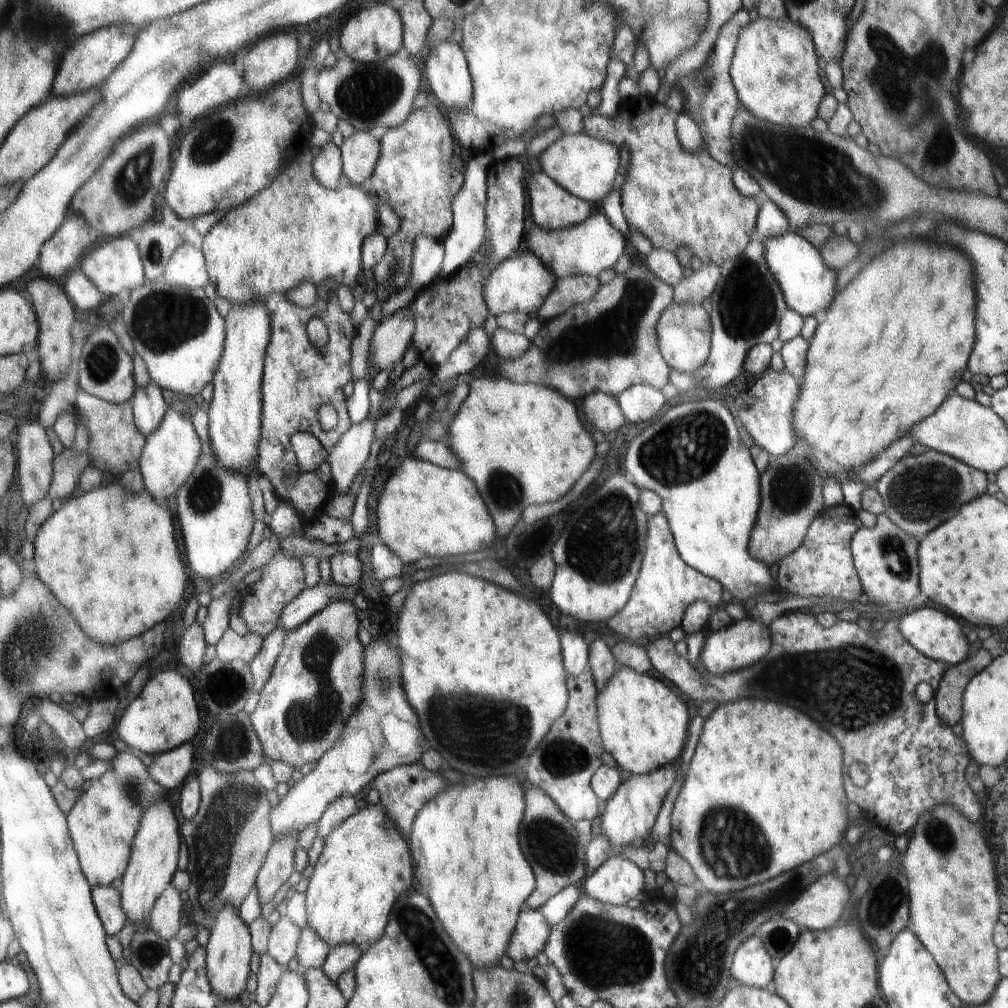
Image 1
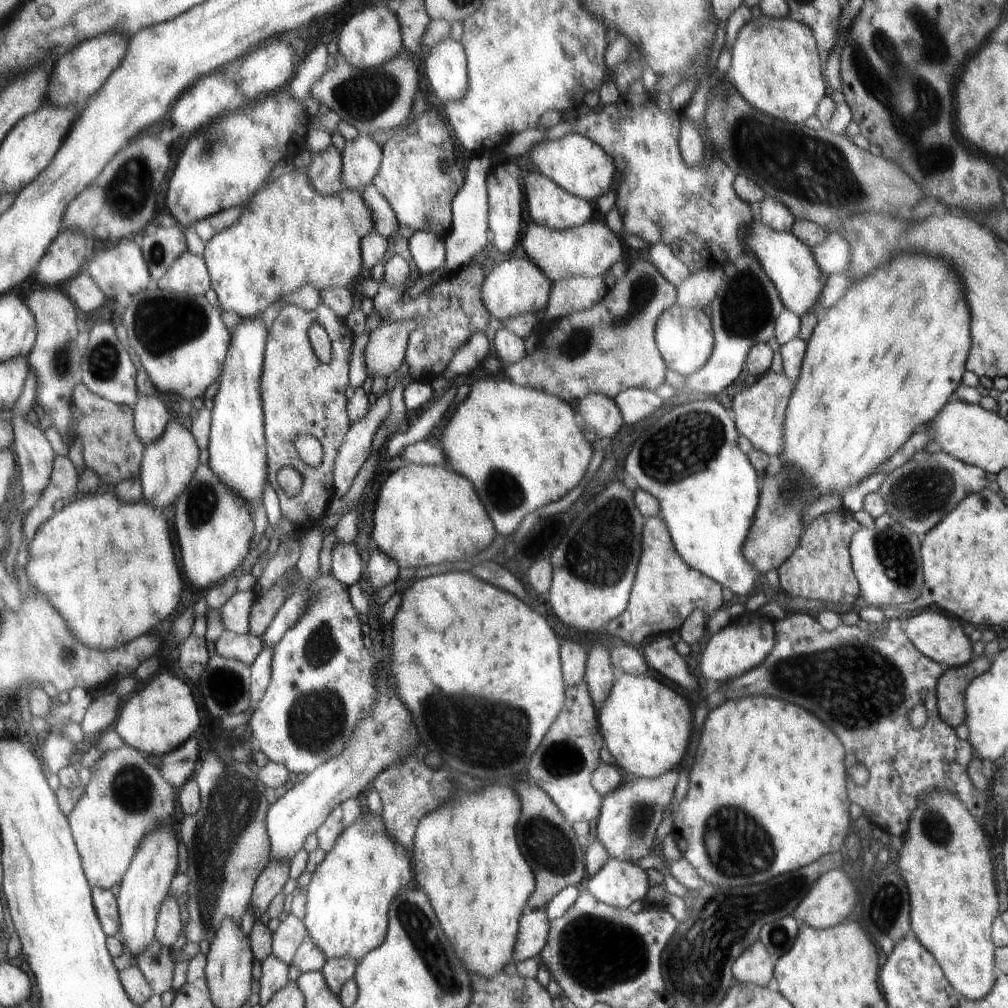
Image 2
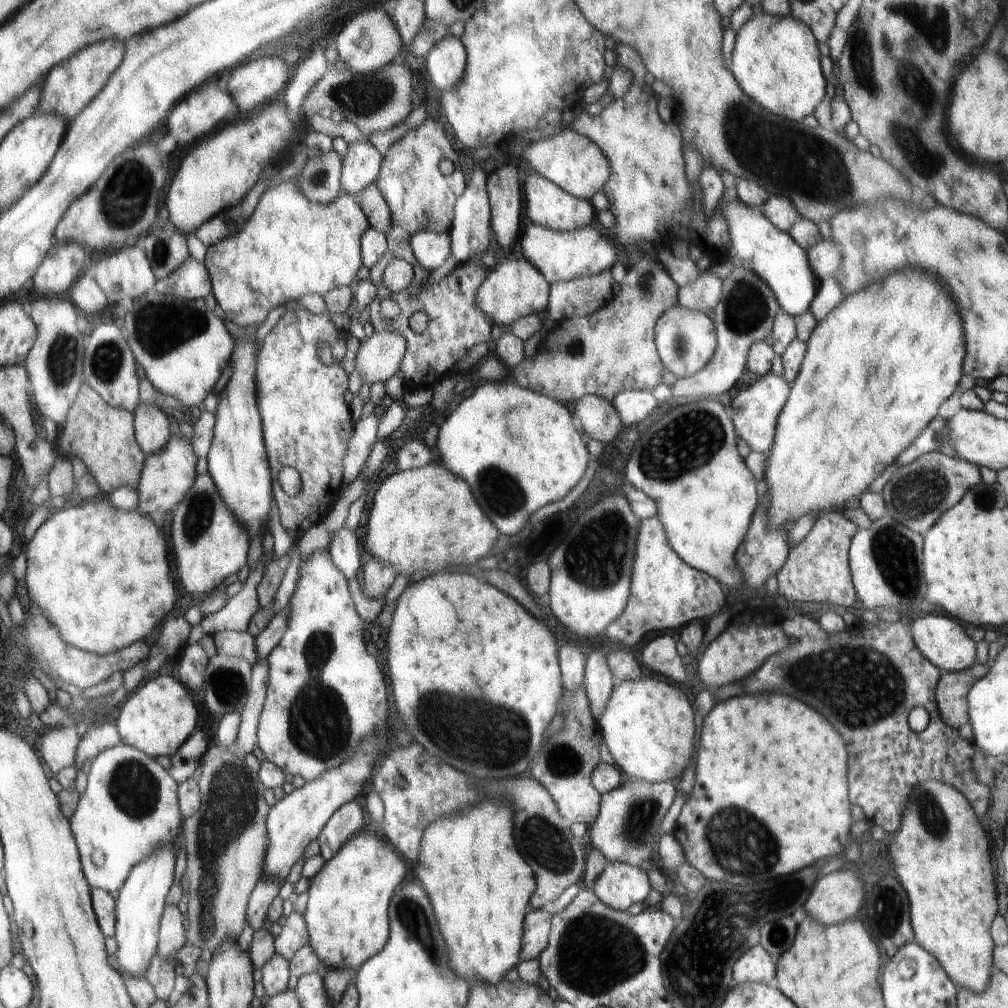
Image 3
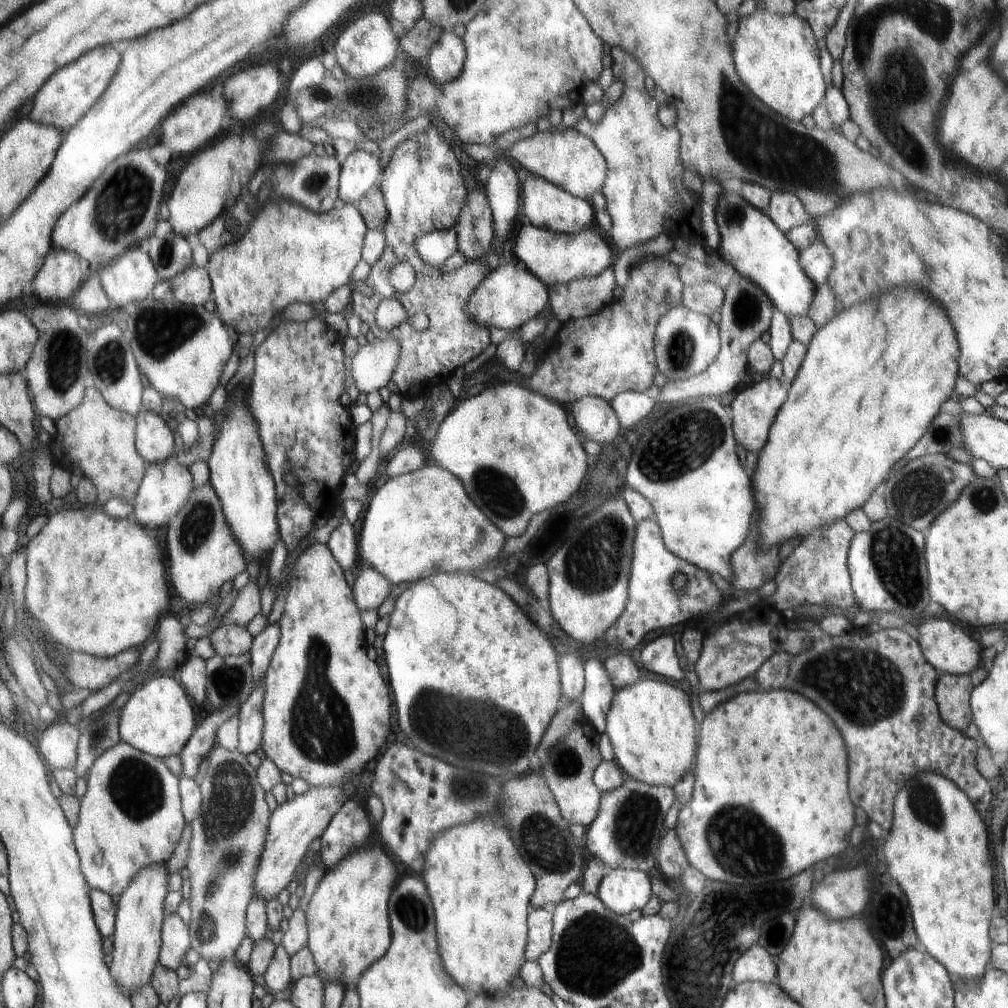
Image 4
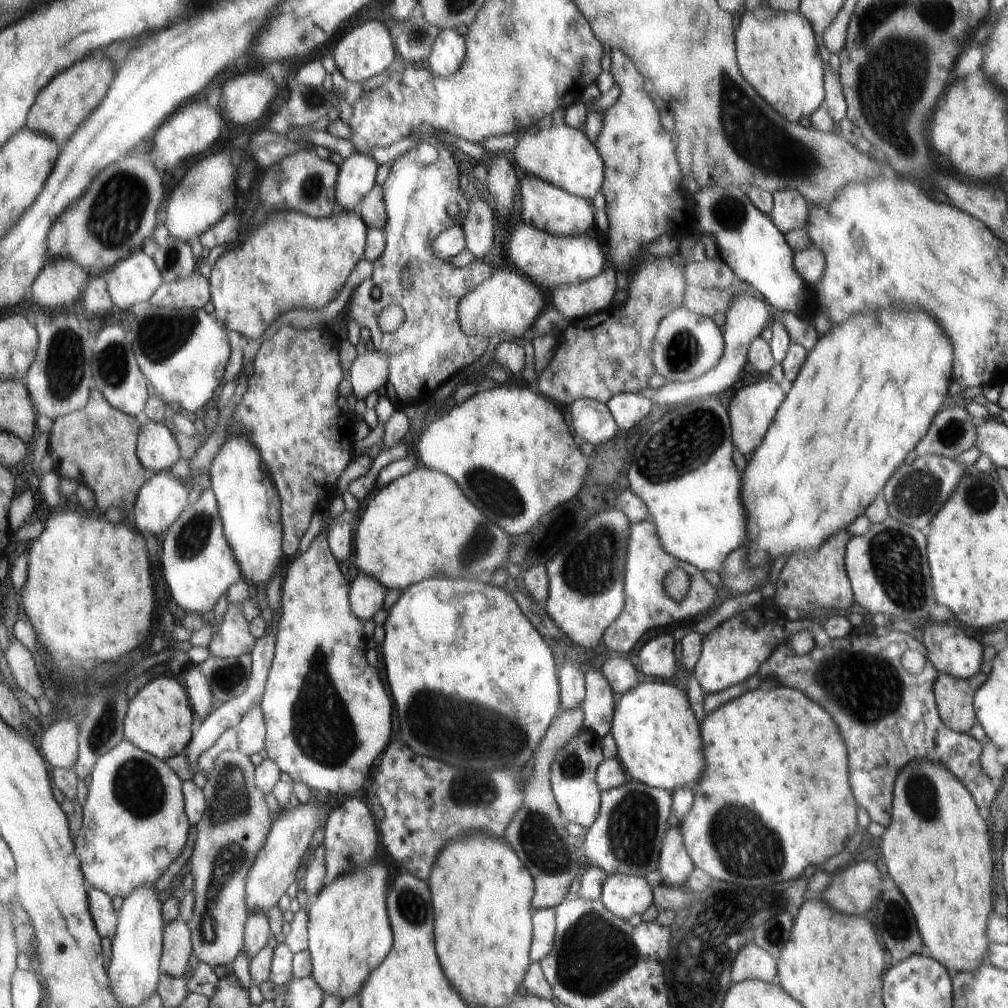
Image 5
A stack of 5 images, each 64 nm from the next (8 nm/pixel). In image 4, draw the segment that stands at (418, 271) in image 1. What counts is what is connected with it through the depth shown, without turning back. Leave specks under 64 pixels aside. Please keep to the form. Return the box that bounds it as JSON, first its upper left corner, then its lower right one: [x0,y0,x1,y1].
[418,228,457,267]

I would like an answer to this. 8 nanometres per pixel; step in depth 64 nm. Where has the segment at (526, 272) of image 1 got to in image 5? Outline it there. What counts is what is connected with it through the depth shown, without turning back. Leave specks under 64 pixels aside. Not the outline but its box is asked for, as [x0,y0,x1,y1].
[458,267,544,339]

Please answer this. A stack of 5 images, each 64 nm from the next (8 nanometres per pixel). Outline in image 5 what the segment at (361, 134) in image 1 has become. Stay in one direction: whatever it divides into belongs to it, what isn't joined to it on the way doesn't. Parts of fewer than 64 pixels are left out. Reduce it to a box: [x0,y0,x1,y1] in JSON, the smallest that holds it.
[338,152,379,210]

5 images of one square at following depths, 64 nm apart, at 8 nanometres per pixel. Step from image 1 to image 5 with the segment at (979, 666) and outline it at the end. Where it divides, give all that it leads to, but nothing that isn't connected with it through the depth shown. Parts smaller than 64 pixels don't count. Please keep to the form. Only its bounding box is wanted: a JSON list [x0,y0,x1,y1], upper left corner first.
[935,673,986,733]

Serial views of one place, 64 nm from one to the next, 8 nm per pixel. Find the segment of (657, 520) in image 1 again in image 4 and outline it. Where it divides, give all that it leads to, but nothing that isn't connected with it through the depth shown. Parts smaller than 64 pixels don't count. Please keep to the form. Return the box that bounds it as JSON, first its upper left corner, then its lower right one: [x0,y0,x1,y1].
[604,519,720,650]

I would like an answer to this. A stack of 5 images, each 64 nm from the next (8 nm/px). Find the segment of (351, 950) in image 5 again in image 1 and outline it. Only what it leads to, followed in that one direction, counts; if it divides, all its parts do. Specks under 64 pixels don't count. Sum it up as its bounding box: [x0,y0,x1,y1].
[305,804,414,953]

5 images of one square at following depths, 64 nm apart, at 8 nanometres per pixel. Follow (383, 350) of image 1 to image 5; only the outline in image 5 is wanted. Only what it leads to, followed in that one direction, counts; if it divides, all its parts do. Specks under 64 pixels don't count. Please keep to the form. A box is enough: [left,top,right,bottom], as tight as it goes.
[348,350,390,399]

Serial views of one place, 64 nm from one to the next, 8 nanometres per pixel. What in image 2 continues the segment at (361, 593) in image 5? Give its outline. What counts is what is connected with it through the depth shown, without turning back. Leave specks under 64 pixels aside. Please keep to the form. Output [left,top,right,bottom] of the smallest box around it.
[363,548,400,592]

